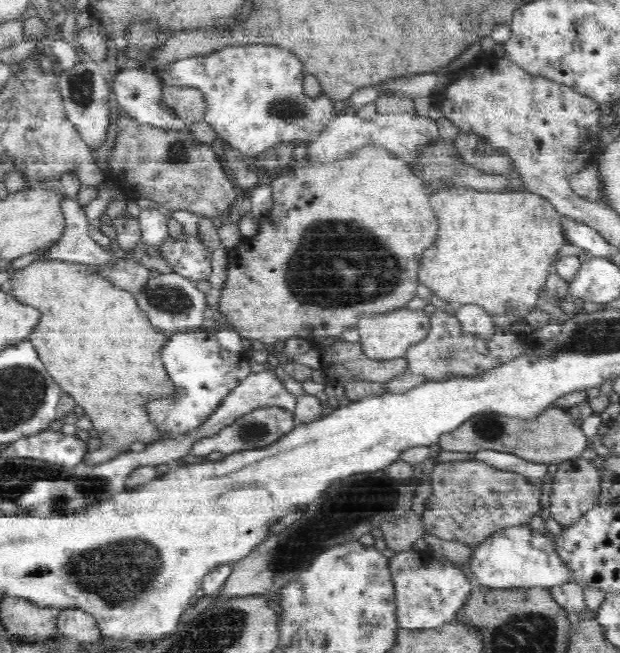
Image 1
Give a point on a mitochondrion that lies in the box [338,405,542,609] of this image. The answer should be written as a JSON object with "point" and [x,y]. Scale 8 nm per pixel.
{"point":[488,428]}

